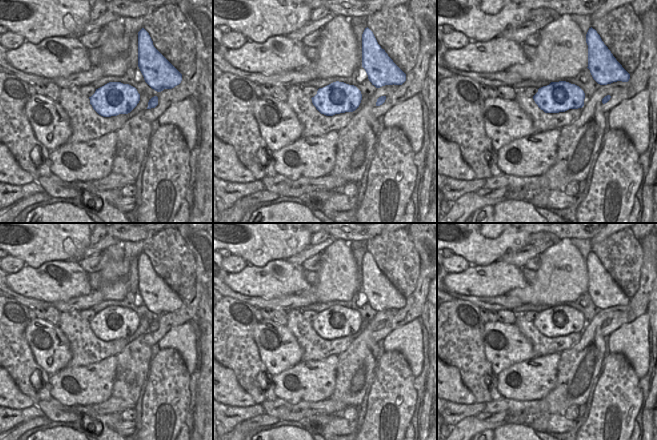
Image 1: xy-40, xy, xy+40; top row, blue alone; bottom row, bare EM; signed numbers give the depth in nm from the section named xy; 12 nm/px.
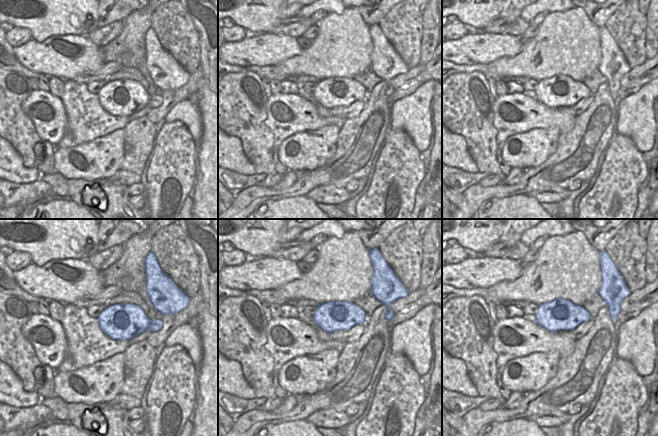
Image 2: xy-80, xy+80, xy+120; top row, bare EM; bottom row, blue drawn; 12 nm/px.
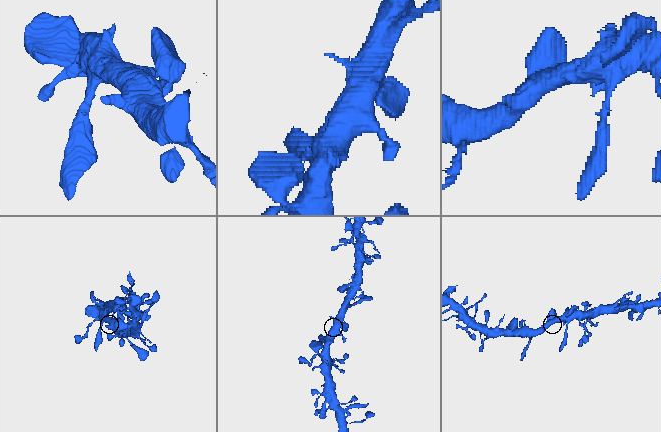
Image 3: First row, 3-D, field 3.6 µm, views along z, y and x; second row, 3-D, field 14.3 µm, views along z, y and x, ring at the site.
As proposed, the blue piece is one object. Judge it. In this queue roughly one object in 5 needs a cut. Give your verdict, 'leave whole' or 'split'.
leave whole

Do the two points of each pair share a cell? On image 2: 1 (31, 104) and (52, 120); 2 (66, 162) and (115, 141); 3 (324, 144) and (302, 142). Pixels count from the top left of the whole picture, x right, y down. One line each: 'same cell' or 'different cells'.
1: same cell
2: same cell
3: same cell

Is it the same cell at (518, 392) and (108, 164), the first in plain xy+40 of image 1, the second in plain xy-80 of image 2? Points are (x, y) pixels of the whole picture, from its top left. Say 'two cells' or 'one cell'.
one cell

